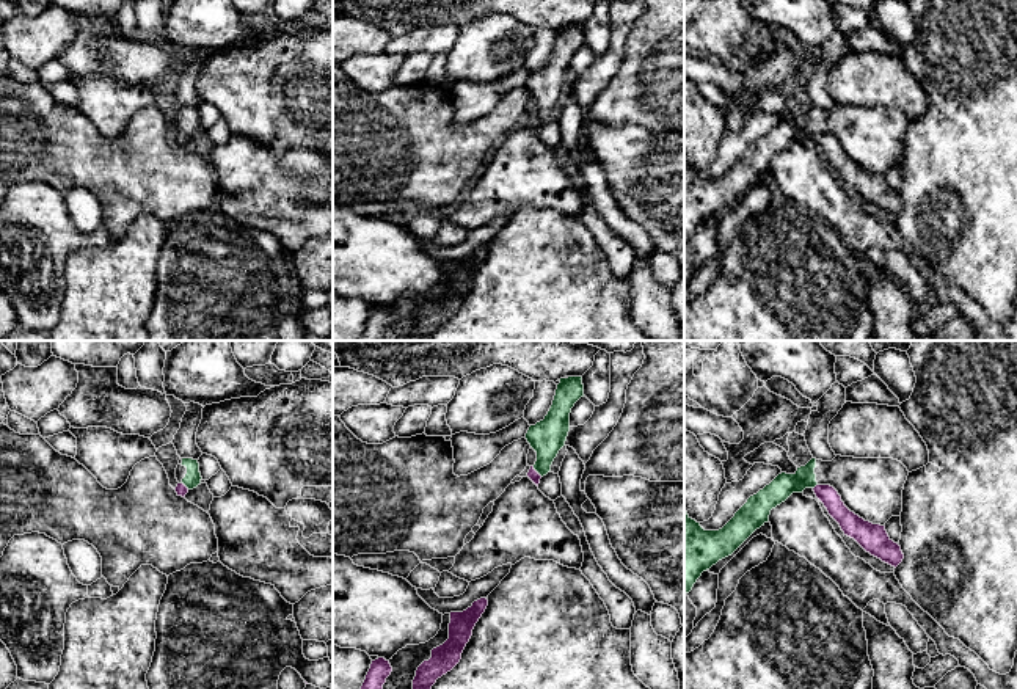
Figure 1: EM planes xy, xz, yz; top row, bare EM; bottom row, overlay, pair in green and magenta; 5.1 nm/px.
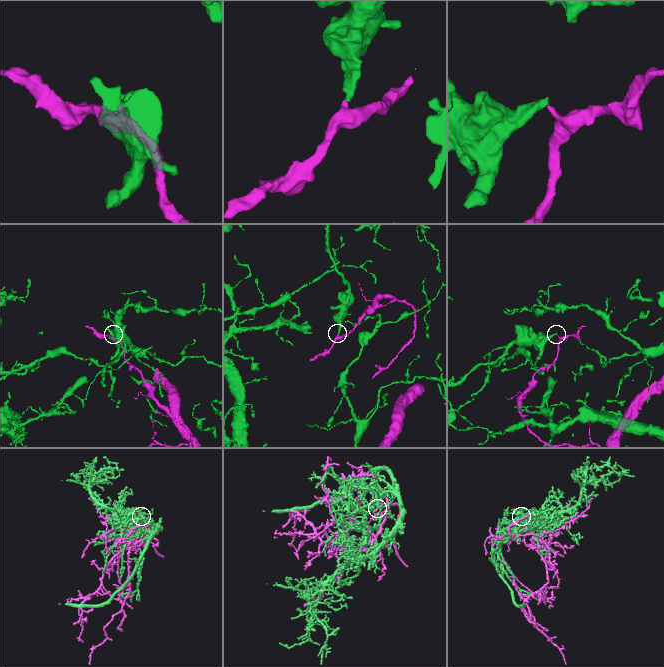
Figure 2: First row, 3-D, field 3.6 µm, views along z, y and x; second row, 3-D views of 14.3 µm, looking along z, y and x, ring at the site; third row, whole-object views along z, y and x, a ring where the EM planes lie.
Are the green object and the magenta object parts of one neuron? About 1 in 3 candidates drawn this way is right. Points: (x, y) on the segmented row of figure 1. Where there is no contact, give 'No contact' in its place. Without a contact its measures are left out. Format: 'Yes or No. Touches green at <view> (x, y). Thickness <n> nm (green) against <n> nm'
No. Touches green at xz (537, 471). Thickness 180 nm (green) against 60 nm

